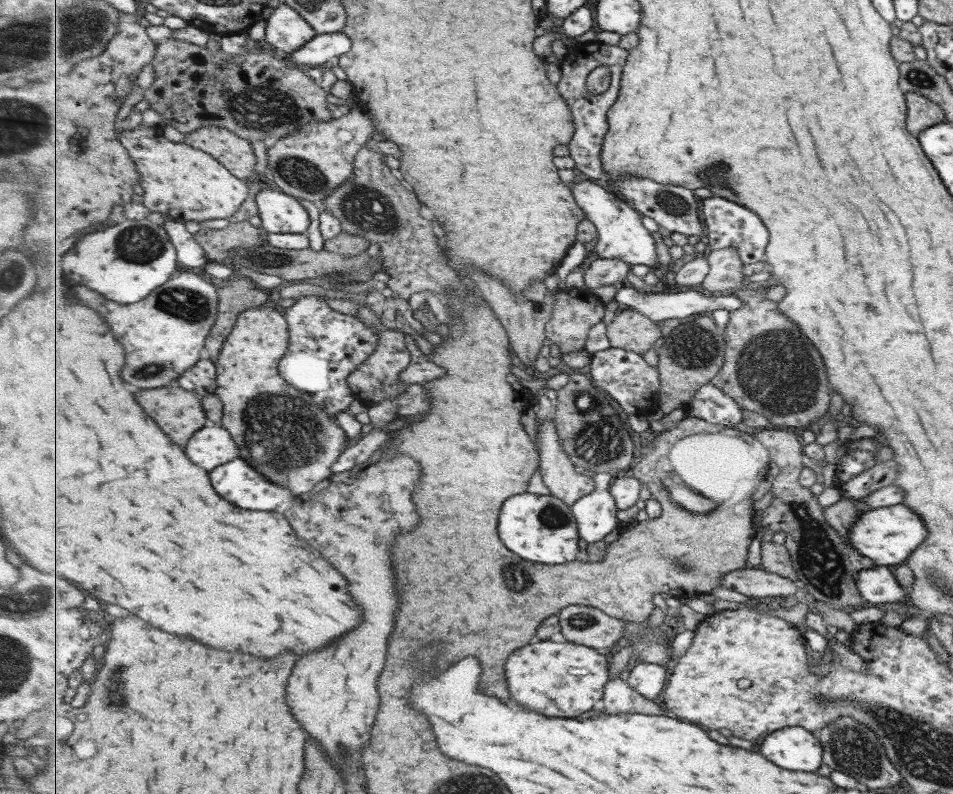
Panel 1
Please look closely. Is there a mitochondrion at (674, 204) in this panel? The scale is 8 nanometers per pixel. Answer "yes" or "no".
yes

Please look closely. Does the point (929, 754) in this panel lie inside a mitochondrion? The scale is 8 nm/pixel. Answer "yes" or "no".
yes

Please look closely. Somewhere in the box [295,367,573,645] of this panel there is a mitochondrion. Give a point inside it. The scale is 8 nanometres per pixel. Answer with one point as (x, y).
(518, 578)

